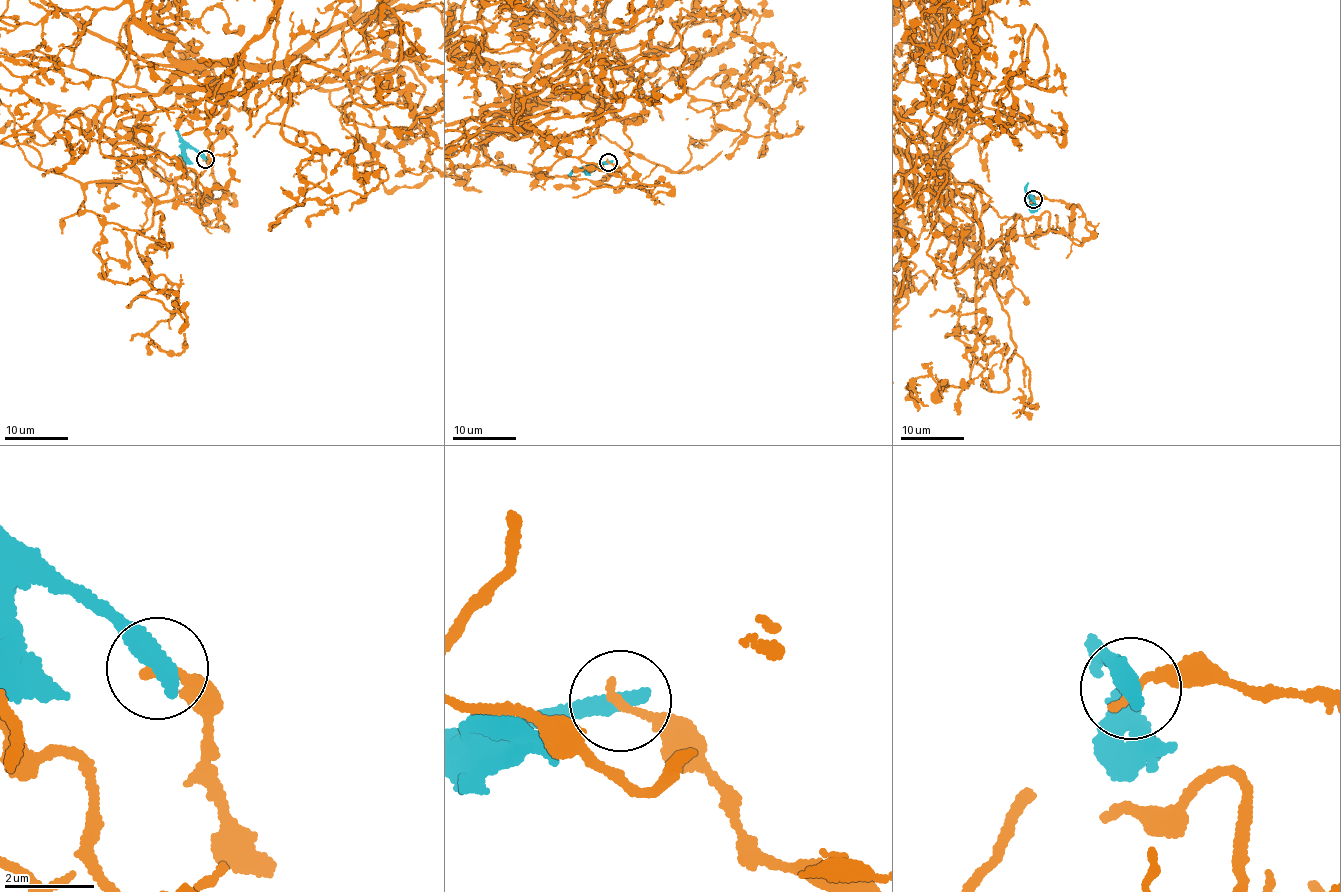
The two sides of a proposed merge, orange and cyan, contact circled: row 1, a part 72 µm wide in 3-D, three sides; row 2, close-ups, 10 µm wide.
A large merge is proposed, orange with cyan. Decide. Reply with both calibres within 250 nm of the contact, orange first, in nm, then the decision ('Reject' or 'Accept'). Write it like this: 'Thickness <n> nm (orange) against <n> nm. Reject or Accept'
Thickness 200 nm (orange) against 480 nm. Reject

